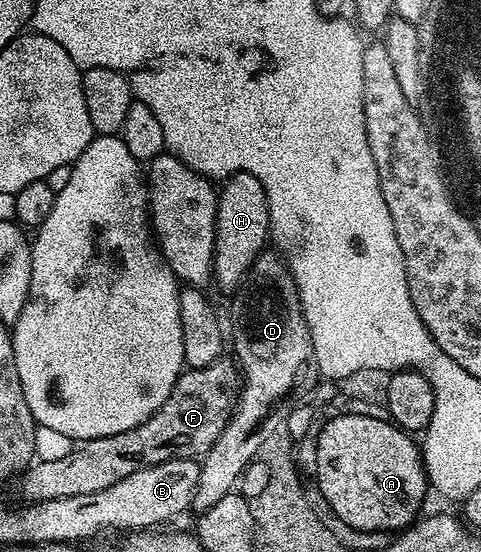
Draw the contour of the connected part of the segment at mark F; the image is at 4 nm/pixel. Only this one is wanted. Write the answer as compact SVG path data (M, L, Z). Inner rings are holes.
M228 358L216 359L203 369L182 371L167 401L163 401L163 405L154 415L147 417L147 421L135 425L135 429L127 429L111 437L84 440L59 461L34 462L20 476L22 497L29 503L42 503L55 497L79 497L79 493L99 493L99 489L107 489L107 485L115 485L115 481L123 481L123 477L131 477L131 473L139 473L139 469L144 467L159 465L172 459L197 459L205 456L209 447L215 445L221 435L221 430L228 423L239 399L239 368L232 358Z

